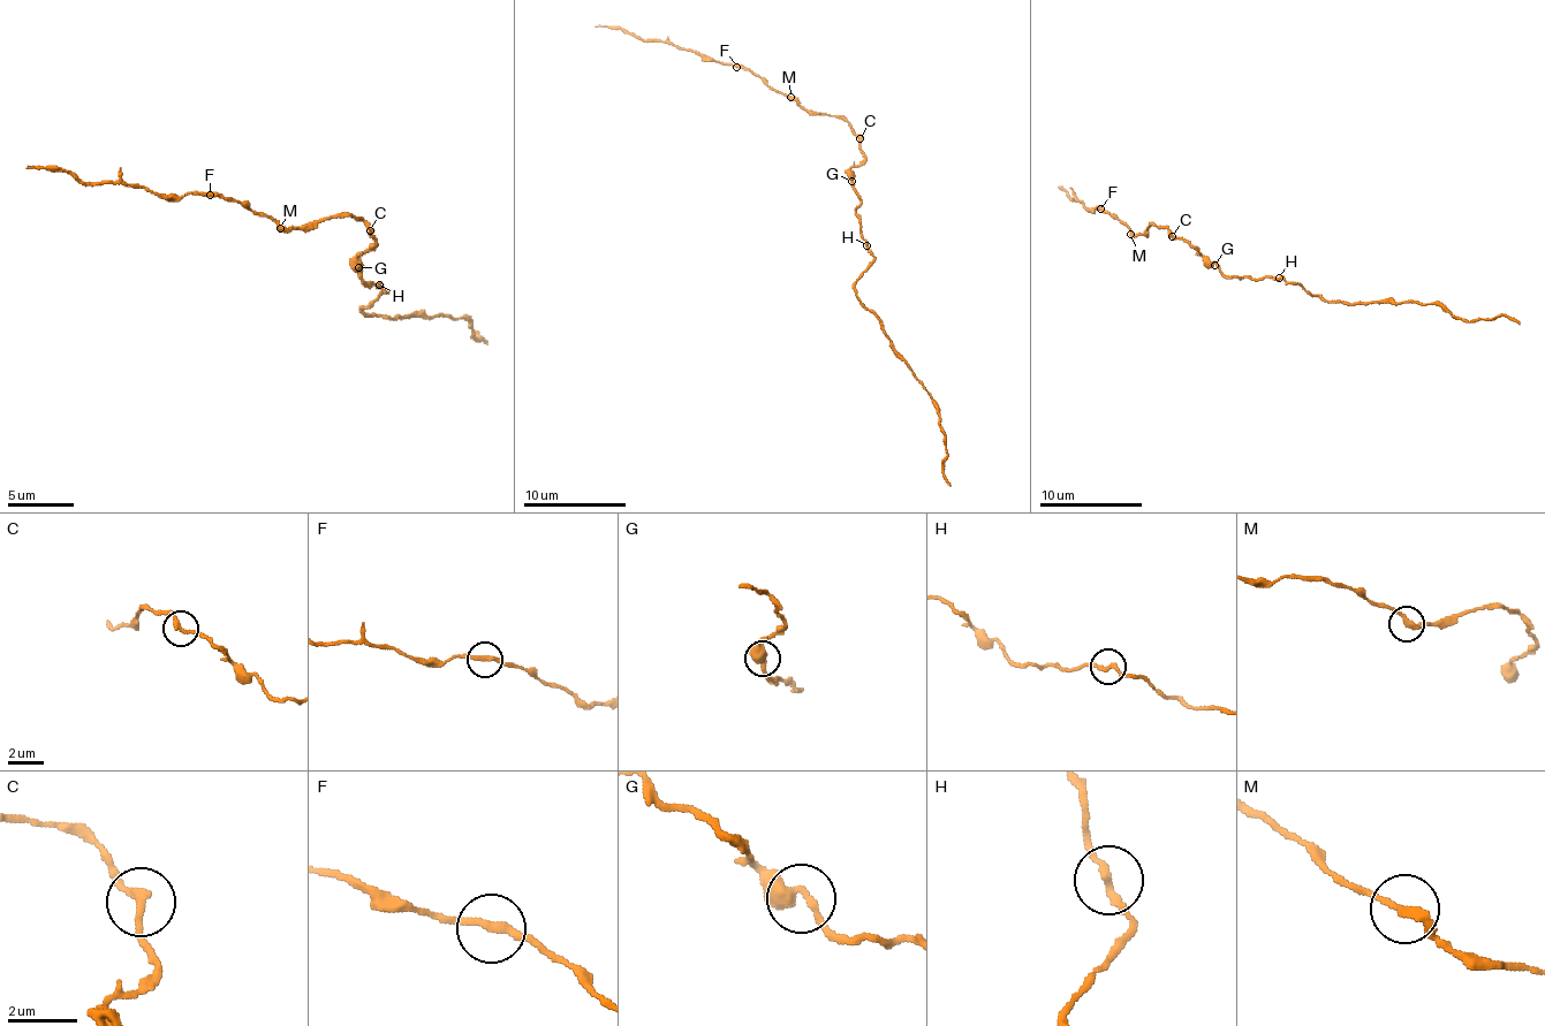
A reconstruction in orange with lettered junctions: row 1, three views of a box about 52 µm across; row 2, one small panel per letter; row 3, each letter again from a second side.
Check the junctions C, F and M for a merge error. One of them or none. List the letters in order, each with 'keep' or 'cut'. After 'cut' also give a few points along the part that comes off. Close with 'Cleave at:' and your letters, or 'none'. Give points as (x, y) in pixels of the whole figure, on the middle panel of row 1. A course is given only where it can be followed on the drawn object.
C: cut; course (860, 138), (864, 158), (851, 168), (851, 187), (860, 235), (875, 260), (854, 291), (931, 398), (952, 485)
F: keep
M: keep
Cleave at: C

